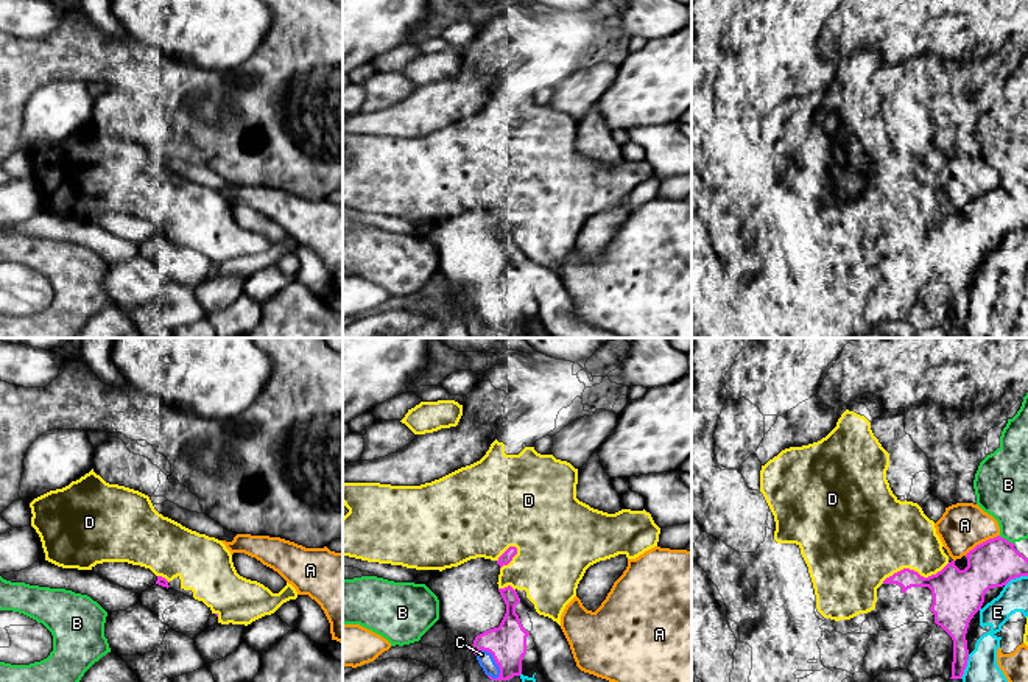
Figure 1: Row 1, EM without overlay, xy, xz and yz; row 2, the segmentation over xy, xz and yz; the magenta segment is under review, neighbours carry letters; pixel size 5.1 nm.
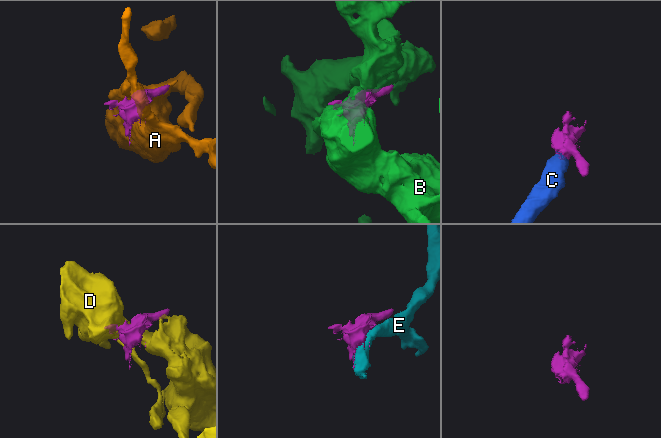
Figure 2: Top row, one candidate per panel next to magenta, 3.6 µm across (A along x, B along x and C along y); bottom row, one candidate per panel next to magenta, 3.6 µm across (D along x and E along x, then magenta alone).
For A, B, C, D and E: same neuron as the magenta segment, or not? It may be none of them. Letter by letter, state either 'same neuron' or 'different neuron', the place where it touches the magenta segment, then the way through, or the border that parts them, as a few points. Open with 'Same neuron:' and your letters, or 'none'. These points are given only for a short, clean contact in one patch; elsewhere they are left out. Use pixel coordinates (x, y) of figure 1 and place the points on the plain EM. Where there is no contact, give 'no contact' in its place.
Same neuron: C
A: different neuron; contact yz (983, 193)
B: different neuron; contact yz (1005, 190)
C: same neuron; contact xz (494, 310)
D: different neuron; contact yz (915, 223)
E: different neuron; contact yz (1016, 228)

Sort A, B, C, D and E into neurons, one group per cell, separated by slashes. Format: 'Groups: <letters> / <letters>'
Groups: A / B / C / D / E

